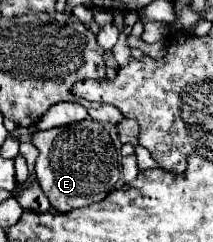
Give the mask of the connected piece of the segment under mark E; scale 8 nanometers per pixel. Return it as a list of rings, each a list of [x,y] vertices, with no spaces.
[[[94,119],[76,121],[68,127],[36,131],[32,143],[40,149],[36,159],[38,183],[58,213],[68,213],[72,209],[102,201],[120,177],[120,153],[116,151],[104,125]]]

